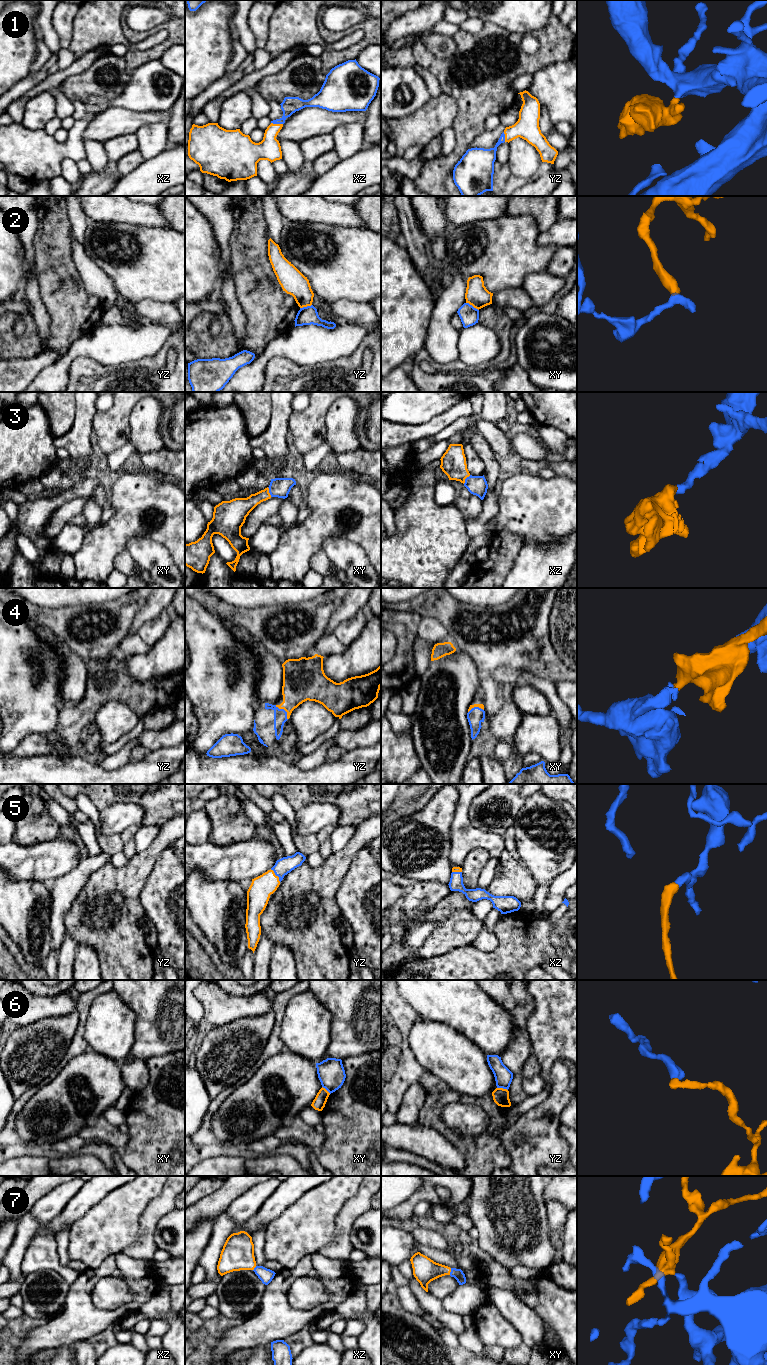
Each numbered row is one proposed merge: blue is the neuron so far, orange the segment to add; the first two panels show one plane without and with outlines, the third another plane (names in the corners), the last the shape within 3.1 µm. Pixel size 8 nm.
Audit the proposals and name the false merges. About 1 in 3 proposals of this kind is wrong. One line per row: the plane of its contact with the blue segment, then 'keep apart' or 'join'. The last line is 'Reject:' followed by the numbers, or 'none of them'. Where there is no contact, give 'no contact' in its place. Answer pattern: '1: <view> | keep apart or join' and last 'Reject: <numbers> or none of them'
1: xz | join
2: xy | keep apart
3: xy | join
4: yz | join
5: yz | join
6: yz | keep apart
7: xy | join
Reject: 2, 6

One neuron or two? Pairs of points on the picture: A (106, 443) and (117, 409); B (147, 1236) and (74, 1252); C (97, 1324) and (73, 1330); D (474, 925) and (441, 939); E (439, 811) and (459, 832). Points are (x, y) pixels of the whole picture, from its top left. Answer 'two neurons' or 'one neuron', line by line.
A: one neuron
B: two neurons
C: one neuron
D: one neuron
E: two neurons

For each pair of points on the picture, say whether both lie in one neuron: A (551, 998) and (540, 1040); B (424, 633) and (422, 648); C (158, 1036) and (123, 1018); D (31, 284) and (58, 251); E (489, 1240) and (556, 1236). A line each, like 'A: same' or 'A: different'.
A: same
B: different
C: different
D: different
E: different

